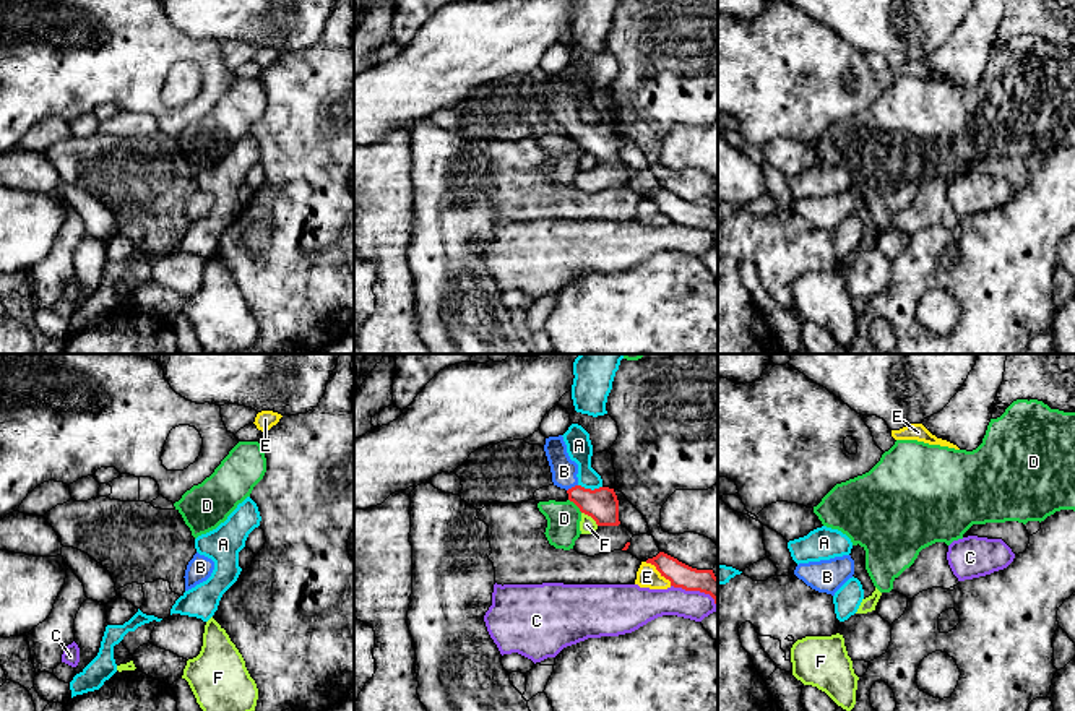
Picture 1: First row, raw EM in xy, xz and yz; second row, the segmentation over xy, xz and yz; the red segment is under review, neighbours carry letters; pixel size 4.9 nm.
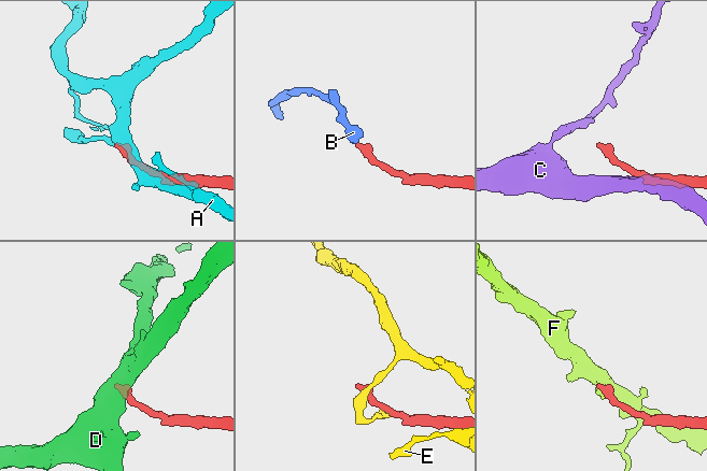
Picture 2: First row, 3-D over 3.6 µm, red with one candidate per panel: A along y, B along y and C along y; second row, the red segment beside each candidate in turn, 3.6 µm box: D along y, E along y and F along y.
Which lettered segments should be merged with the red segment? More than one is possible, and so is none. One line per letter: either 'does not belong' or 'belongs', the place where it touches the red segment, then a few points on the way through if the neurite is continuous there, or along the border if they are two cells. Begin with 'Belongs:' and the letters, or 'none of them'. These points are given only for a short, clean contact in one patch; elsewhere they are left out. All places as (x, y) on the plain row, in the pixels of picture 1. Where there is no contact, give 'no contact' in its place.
Belongs: B
A: does not belong; contact xz (590, 125)
B: belongs; contact xz (572, 124); way xz (601, 140), (583, 135), (572, 124), (564, 107)
C: does not belong; contact xz (697, 226)
D: does not belong; contact xz (575, 140); border xz (569, 135), (582, 148)
E: does not belong; contact xz (660, 208); border xz (645, 198), (650, 198), (671, 221)
F: does not belong; contact xz (590, 151); border xz (582, 148), (598, 161)

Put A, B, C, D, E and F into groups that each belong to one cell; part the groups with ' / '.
A / B / C / D / E / F

